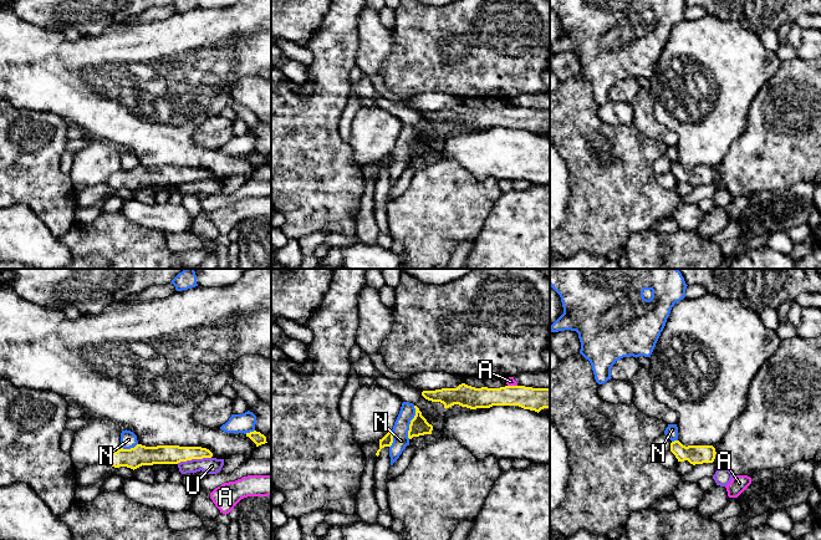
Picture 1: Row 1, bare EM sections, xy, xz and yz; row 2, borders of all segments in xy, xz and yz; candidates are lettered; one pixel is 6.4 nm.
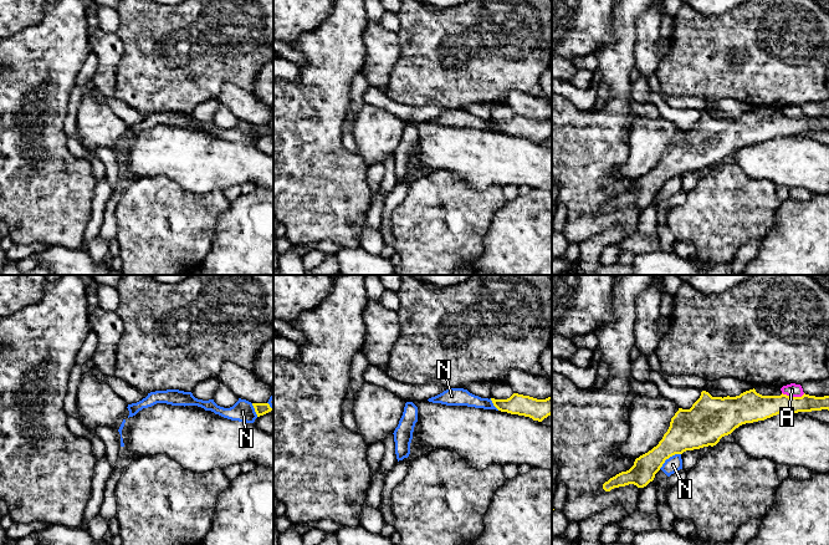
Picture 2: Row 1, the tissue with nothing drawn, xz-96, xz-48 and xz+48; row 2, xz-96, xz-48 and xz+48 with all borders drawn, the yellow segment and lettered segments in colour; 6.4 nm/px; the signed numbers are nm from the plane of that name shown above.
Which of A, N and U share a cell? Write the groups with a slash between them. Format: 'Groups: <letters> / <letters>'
Groups: A / N / U

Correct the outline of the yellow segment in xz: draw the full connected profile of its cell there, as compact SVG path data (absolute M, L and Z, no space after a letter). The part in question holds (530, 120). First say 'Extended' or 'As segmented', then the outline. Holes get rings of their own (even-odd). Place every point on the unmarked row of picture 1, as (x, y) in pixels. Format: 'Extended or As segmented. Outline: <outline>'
As segmented. Outline: M462 105L457 109L423 112L422 117L428 122L443 124L444 129L454 126L470 131L490 129L493 127L519 127L537 134L544 129L550 129L550 109L525 107L475 109Z

